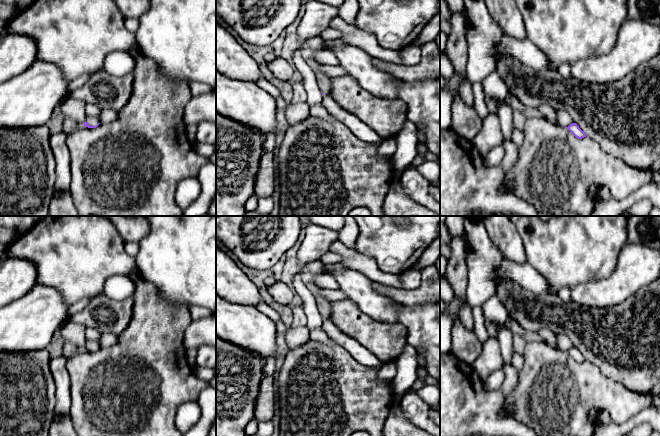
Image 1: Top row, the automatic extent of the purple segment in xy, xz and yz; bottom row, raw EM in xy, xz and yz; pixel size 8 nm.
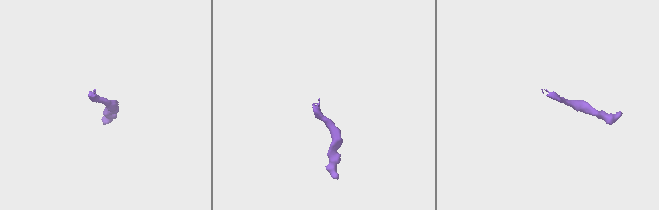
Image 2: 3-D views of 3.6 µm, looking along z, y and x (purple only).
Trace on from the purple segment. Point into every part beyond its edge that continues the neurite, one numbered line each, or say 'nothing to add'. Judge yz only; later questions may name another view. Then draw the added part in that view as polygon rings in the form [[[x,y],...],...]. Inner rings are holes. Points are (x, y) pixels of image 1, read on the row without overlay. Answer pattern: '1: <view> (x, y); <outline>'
nothing to add

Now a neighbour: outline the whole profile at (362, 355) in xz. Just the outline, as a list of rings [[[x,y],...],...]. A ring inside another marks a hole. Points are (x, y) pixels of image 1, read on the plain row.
[[[324,317],[321,328],[335,342],[342,345],[351,356],[360,364],[368,367],[382,366],[381,362],[372,352],[363,347],[355,339],[340,331],[329,317]]]

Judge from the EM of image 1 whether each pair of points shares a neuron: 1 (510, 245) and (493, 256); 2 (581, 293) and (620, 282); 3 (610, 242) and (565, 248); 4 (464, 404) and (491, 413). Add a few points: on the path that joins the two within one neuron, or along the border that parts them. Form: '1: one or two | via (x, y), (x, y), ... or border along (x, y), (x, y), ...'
1: two | border along (487, 231), (491, 242), (505, 256), (520, 264)
2: one | via (591, 293), (610, 291)
3: one | via (599, 242), (581, 242), (576, 246)
4: one | via (471, 411), (473, 413), (484, 413)

